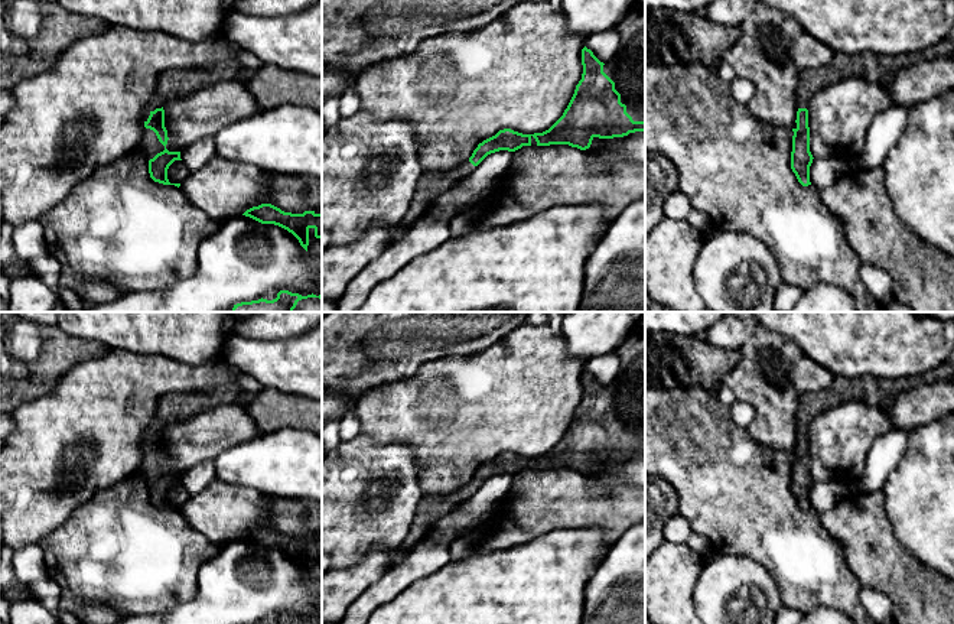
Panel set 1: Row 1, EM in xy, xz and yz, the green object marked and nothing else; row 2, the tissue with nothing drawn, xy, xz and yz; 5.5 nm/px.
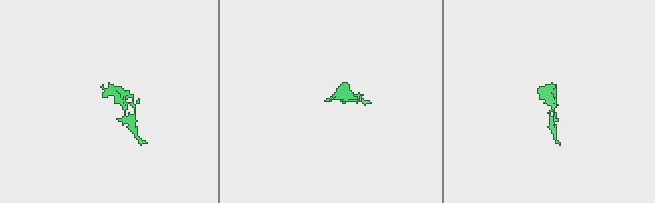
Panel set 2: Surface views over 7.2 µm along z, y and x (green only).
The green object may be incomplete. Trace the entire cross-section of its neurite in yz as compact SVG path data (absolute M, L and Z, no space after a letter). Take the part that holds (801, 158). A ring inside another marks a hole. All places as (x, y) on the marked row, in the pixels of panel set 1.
M798 108L797 127L792 129L792 152L791 152L791 169L795 173L798 182L802 186L811 185L810 166L813 163L813 155L810 152L810 127L808 127L808 110Z

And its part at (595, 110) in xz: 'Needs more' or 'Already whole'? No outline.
Needs more

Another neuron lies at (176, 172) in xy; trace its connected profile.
M175 160L167 169L167 179L170 183L182 183L189 170L182 160Z

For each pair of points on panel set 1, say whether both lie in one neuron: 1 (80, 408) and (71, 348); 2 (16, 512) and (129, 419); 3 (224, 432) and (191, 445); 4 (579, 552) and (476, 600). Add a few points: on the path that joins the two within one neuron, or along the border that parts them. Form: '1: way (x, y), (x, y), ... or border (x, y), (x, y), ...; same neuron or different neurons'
1: border (104, 351), (87, 357), (71, 367), (51, 392); different neurons
2: way (38, 480), (75, 439), (97, 422); same neuron
3: way (215, 432), (199, 438); same neuron
4: way (553, 571), (524, 600), (502, 600); same neuron

